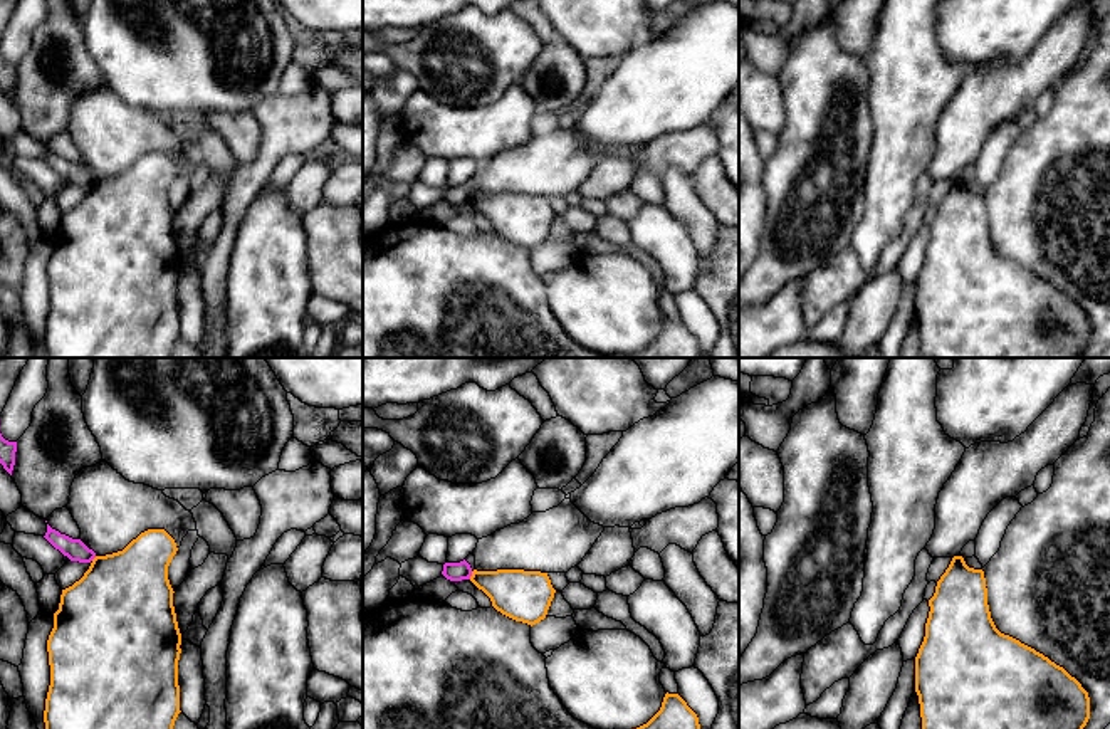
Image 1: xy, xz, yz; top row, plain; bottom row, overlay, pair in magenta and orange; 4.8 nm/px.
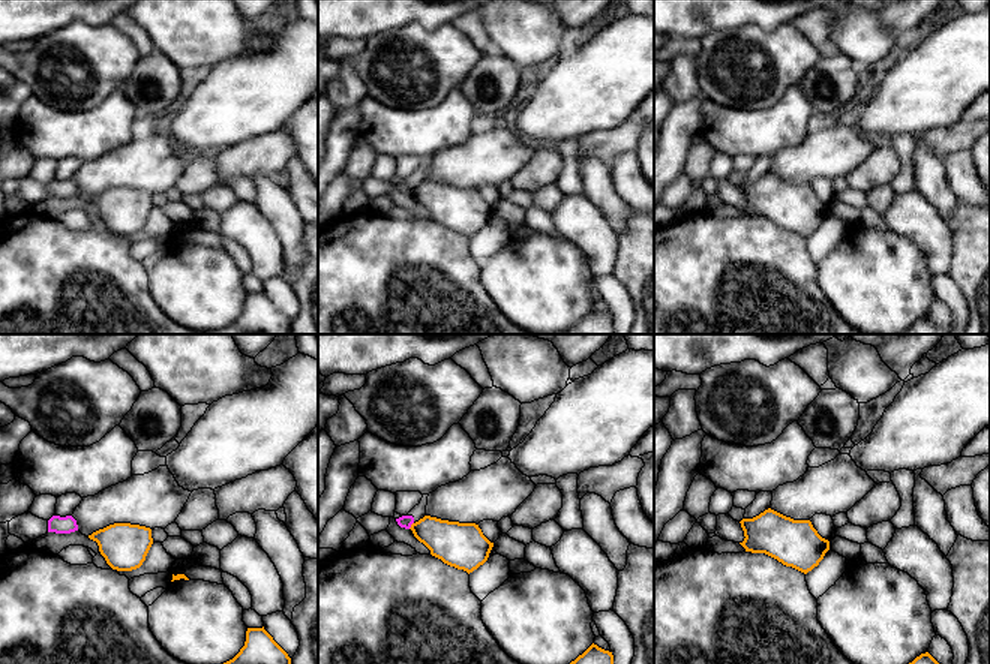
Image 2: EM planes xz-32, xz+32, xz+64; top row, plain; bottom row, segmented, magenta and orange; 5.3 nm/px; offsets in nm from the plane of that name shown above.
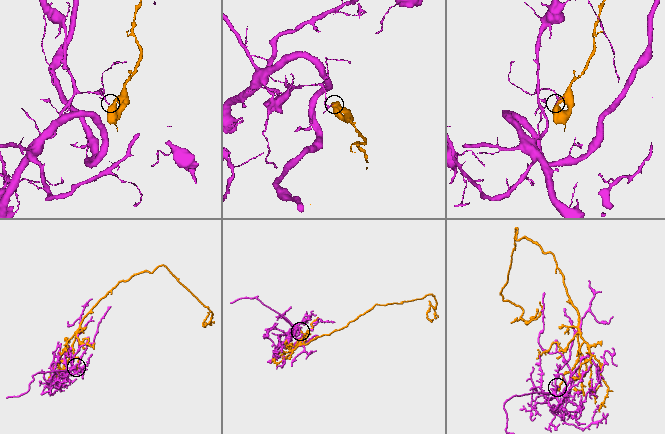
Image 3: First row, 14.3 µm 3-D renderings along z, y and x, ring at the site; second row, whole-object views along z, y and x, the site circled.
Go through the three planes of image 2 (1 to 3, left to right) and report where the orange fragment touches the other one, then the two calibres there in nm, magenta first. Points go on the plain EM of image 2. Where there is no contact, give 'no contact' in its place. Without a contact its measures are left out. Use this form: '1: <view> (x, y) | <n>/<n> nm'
1: no contact
2: xz+32 (411, 188) | 70/220 nm
3: no contact

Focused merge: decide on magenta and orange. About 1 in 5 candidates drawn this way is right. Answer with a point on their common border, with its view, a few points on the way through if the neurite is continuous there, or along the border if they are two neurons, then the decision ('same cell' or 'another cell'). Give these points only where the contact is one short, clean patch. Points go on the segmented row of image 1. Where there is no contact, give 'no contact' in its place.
meets magenta in xz at (471, 575); border along xz (472, 571), (469, 578); another cell

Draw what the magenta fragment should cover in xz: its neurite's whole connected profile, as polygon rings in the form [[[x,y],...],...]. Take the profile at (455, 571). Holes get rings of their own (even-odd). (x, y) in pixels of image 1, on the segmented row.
[[[465,559],[460,563],[445,563],[442,574],[450,581],[470,580],[472,568]]]

